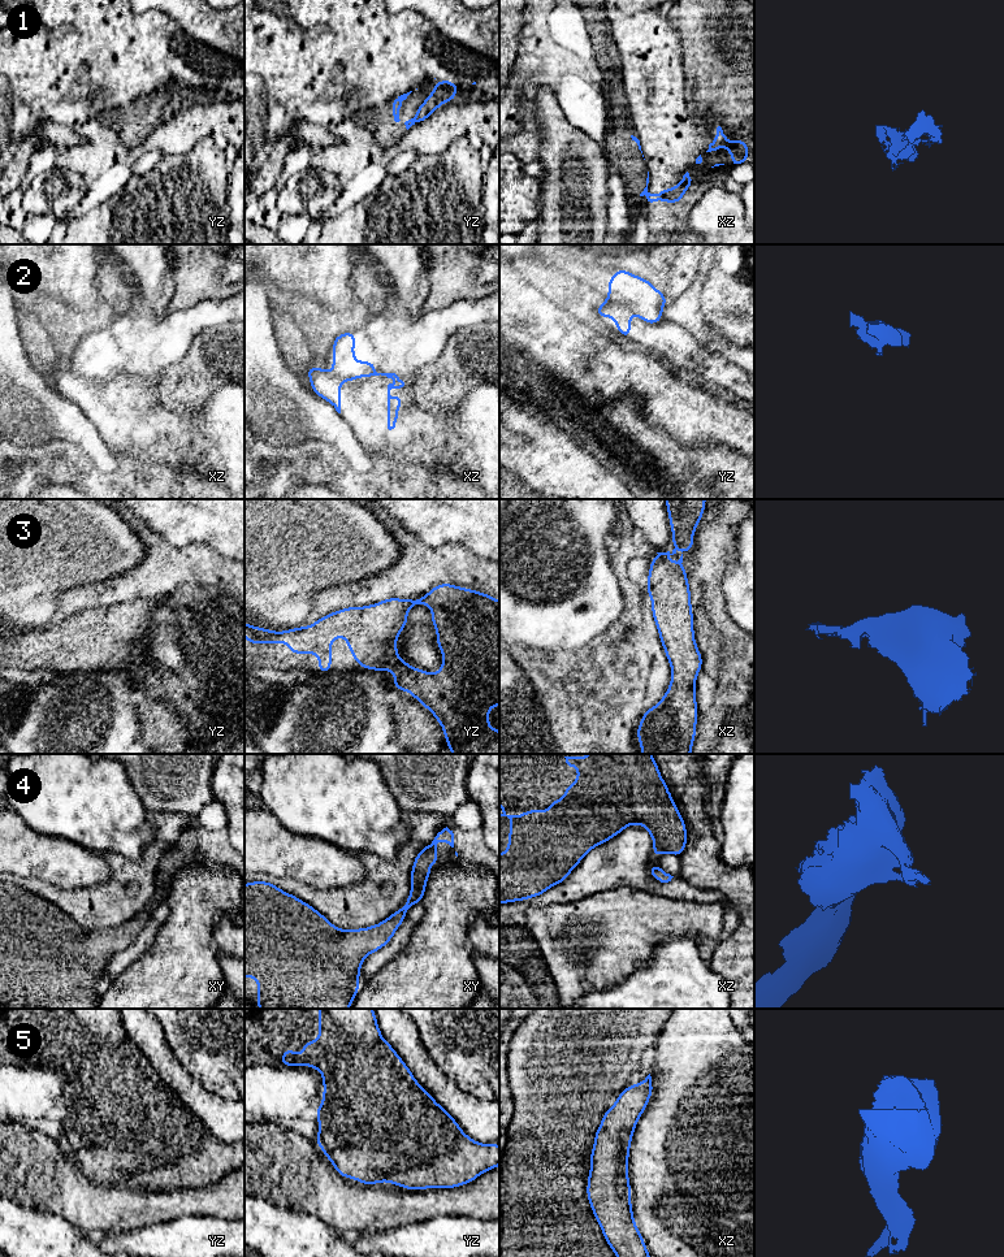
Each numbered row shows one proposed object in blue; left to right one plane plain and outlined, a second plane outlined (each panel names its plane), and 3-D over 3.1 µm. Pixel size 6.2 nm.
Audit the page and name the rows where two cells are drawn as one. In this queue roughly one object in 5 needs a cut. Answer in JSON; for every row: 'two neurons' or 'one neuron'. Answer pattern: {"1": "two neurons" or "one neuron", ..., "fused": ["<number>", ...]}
{"1": "two neurons", "2": "one neuron", "3": "one neuron", "4": "one neuron", "5": "one neuron", "fused": ["1"]}

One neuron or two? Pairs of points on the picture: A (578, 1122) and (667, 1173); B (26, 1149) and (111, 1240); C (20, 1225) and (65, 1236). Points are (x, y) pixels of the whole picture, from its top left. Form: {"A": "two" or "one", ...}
{"A": "two", "B": "two", "C": "one"}

